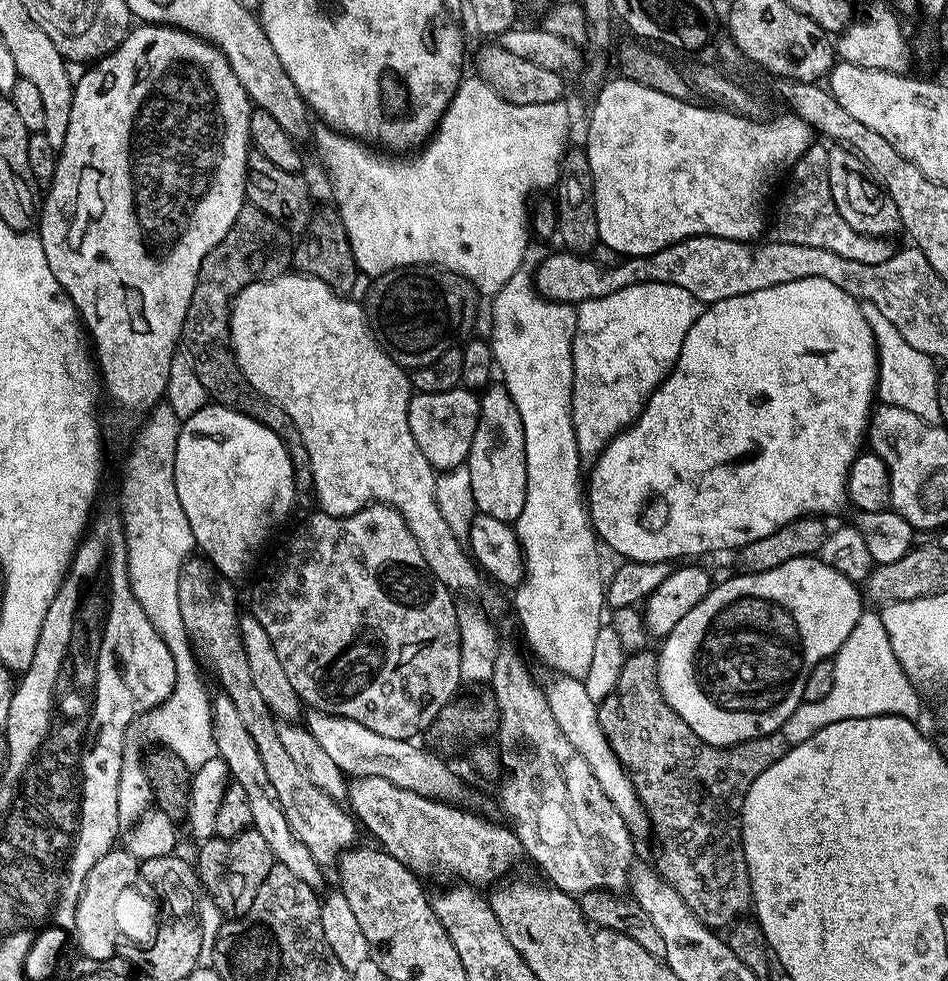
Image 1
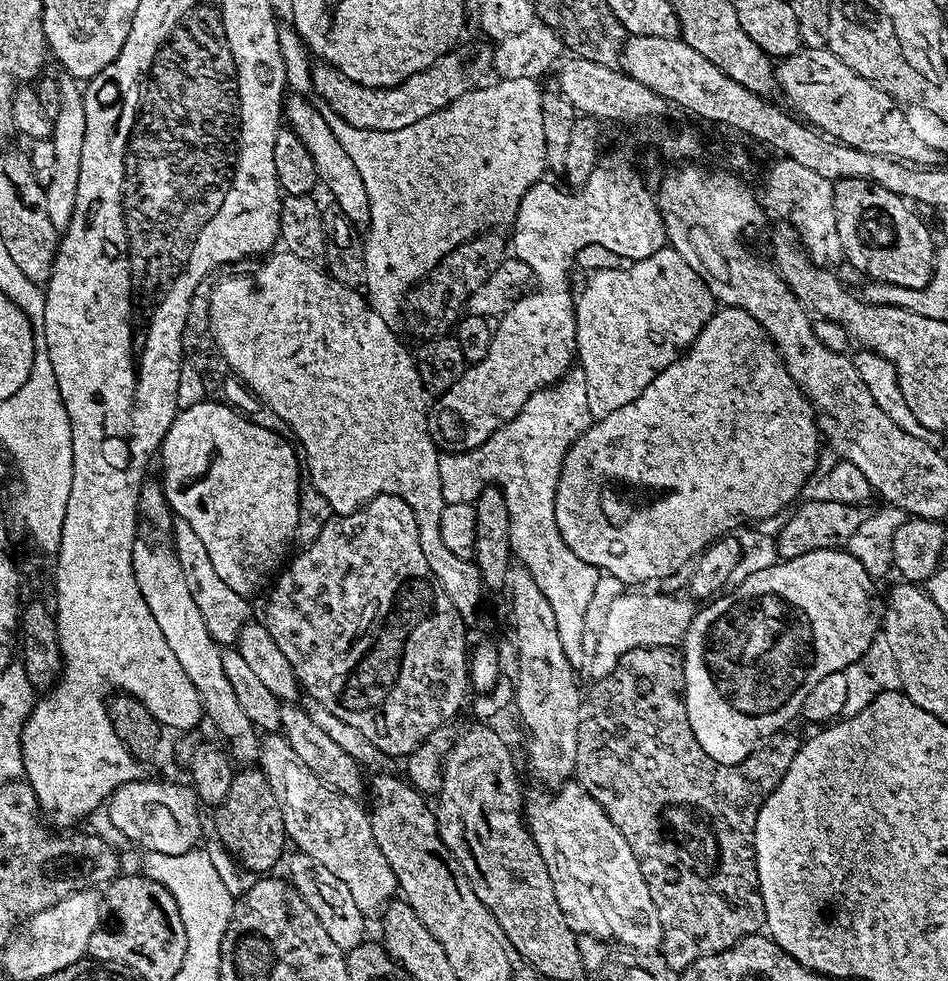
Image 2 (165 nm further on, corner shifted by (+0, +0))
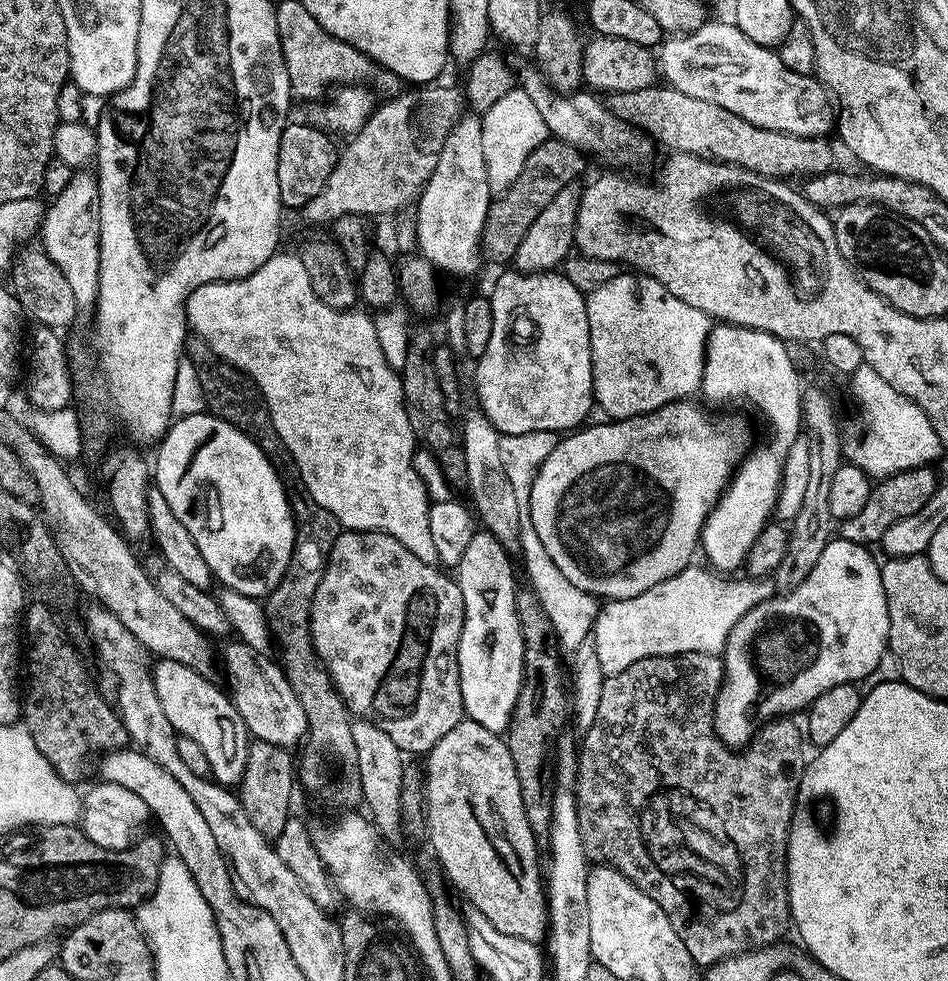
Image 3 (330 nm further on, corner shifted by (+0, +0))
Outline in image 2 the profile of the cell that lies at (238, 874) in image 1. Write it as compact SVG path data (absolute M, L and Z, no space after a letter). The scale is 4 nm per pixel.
M244 766L233 775L230 794L215 809L216 836L220 844L241 864L256 874L268 874L280 860L286 845L284 819L278 798L256 766Z

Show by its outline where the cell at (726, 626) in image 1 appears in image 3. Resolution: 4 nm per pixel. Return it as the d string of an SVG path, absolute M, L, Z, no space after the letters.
M839 538L829 540L826 550L822 550L822 558L818 558L818 566L814 566L814 570L810 570L810 574L800 586L787 594L771 596L766 602L754 606L754 610L747 612L738 620L734 630L730 630L728 641L724 643L722 653L724 684L720 687L720 693L716 699L716 713L712 716L712 724L716 728L716 737L727 744L729 748L733 750L743 749L744 745L748 744L756 735L758 729L767 724L769 720L788 718L796 714L792 712L798 711L799 708L801 710L807 709L819 695L830 690L831 687L842 686L843 684L855 685L857 682L867 681L870 673L878 666L878 662L886 654L888 646L888 607L886 606L886 594L882 590L880 564L868 552L871 551L863 544L855 544Z

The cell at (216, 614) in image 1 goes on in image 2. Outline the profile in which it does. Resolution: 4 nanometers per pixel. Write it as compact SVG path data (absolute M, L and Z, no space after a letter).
M268 734L261 739L258 767L264 773L270 790L274 790L274 798L278 798L287 839L291 843L293 840L299 851L310 855L322 866L326 866L339 881L344 882L359 910L365 914L376 911L379 913L397 895L398 889L394 870L390 870L390 862L386 862L378 842L374 842L374 830L369 813L365 809L363 812L356 805L359 803L353 797L341 795L329 784L323 784L310 770L310 766L306 766L306 762L302 762L302 758L294 754L290 742L286 742L282 734Z

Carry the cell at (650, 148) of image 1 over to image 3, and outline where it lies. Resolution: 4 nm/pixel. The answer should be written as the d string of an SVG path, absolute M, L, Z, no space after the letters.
M510 270L504 272L496 280L496 285L493 286L492 292L490 291L490 299L492 302L492 313L494 314L494 330L490 330L490 343L486 346L486 350L475 361L476 364L476 396L478 407L485 416L490 418L490 422L495 426L496 431L501 436L517 436L518 434L534 434L535 432L555 432L557 434L568 434L573 430L579 429L581 425L588 419L588 411L594 407L594 397L592 395L592 323L588 321L588 301L585 293L580 292L575 288L574 284L567 280L567 278L559 271L551 270L545 272L519 272L517 270Z

